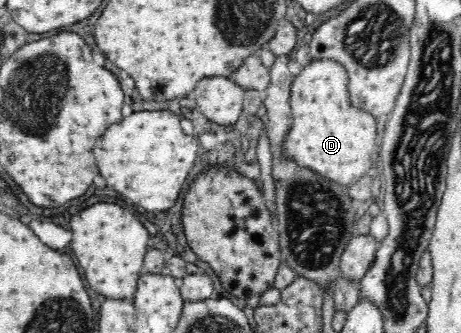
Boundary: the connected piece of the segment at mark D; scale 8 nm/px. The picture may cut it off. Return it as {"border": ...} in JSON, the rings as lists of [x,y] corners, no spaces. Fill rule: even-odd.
{"border":[[[313,59],[292,81],[289,104],[292,124],[282,141],[282,155],[343,186],[351,185],[373,167],[377,127],[370,113],[351,105],[348,71],[337,61]]]}

